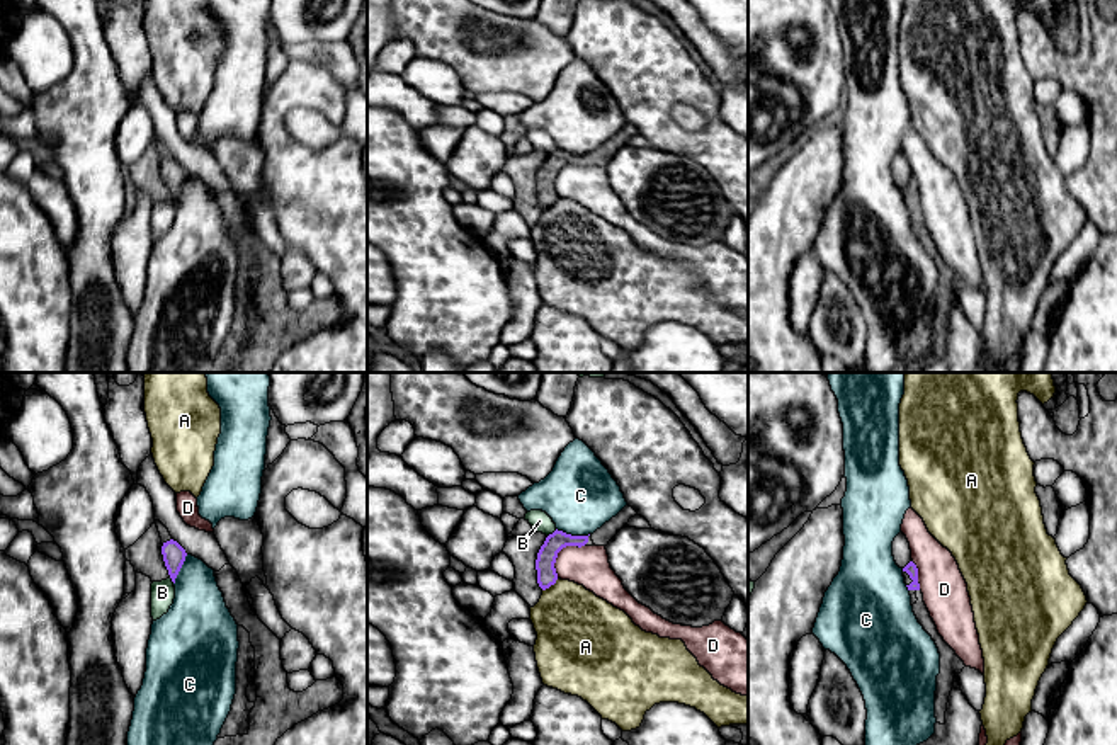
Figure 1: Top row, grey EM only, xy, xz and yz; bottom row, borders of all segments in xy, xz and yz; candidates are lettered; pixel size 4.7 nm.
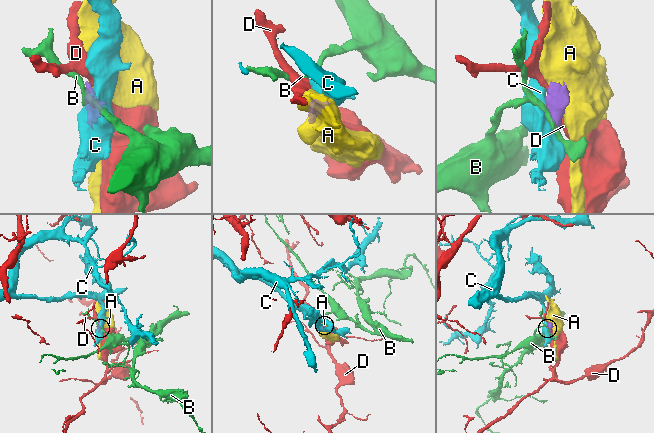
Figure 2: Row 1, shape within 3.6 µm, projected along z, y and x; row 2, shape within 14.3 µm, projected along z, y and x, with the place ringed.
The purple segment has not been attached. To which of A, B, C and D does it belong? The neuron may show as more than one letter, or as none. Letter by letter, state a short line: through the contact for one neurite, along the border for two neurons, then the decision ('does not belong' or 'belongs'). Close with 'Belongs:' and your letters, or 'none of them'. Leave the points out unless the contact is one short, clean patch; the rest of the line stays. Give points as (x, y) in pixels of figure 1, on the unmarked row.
A: does not belong
B: line xz (556, 148), (548, 155); does not belong
C: does not belong
D: does not belong
Belongs: none of them

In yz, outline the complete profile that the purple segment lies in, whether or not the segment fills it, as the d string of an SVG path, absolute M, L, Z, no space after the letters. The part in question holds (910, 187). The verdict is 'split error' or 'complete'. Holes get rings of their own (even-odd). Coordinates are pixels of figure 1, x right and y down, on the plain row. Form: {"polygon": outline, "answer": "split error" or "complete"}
{"polygon": "M910 180L904 187L903 187L903 196L904 196L904 202L910 209L911 214L911 225L916 223L916 209L920 209L920 202L918 202L918 187L913 180Z", "answer": "split error"}

